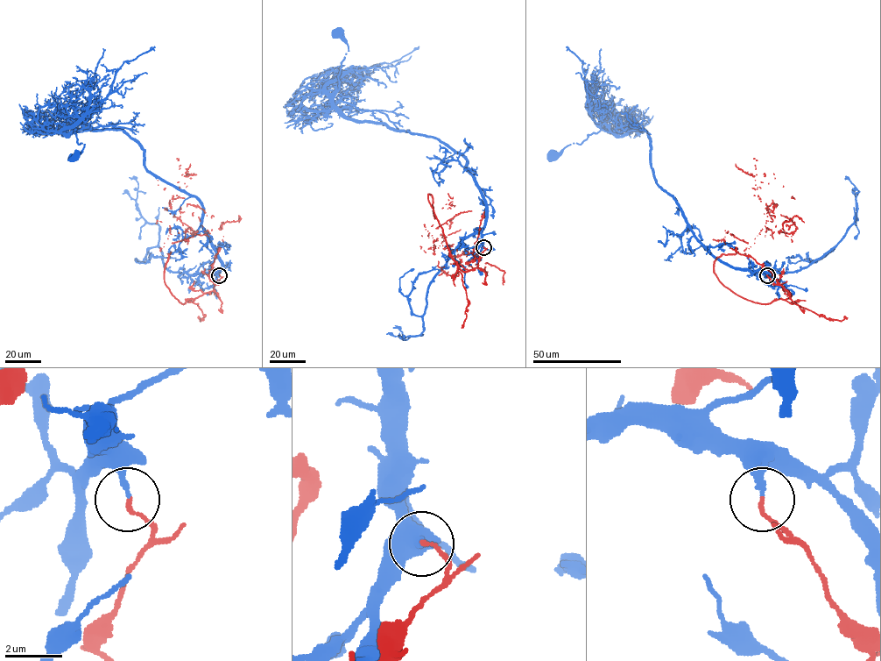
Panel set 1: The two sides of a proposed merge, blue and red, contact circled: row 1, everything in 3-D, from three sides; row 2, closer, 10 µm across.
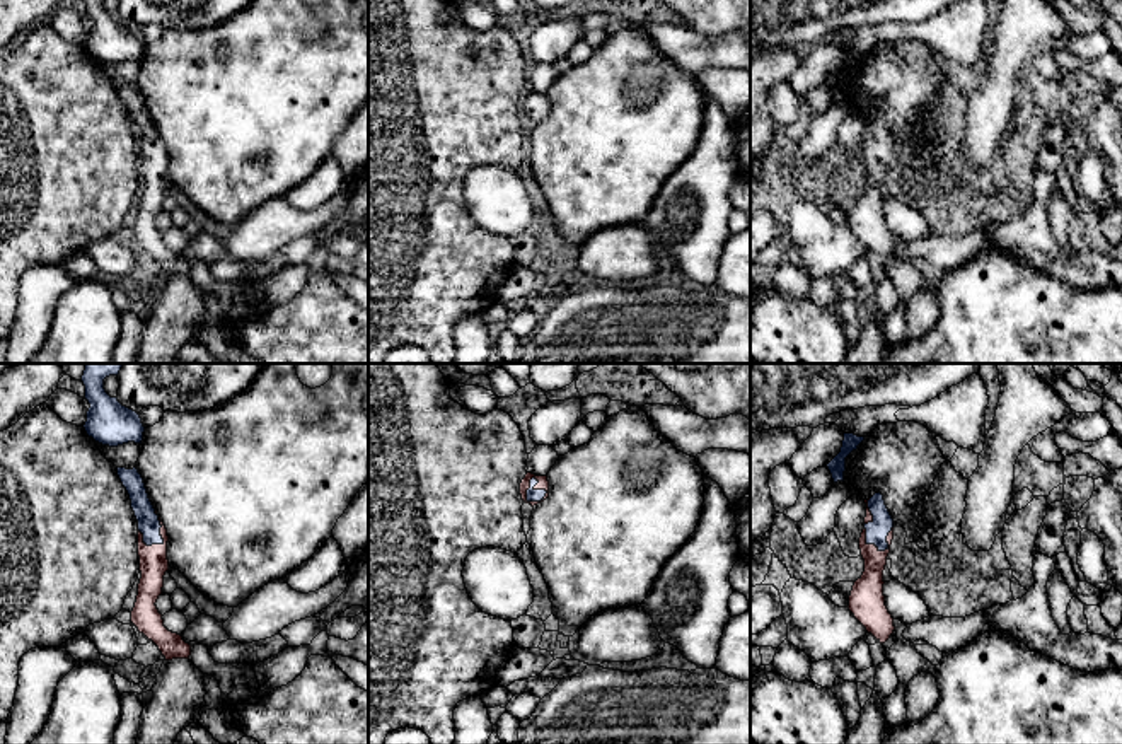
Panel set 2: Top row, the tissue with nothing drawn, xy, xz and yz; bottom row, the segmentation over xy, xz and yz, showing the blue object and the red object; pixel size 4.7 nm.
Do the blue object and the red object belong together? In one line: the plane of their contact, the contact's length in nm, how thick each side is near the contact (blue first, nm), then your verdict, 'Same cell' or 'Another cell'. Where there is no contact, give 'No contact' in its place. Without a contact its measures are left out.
Touches blue in xz. Shared border 130 nm. Thickness 60 nm (blue) against 50 nm. Another cell

